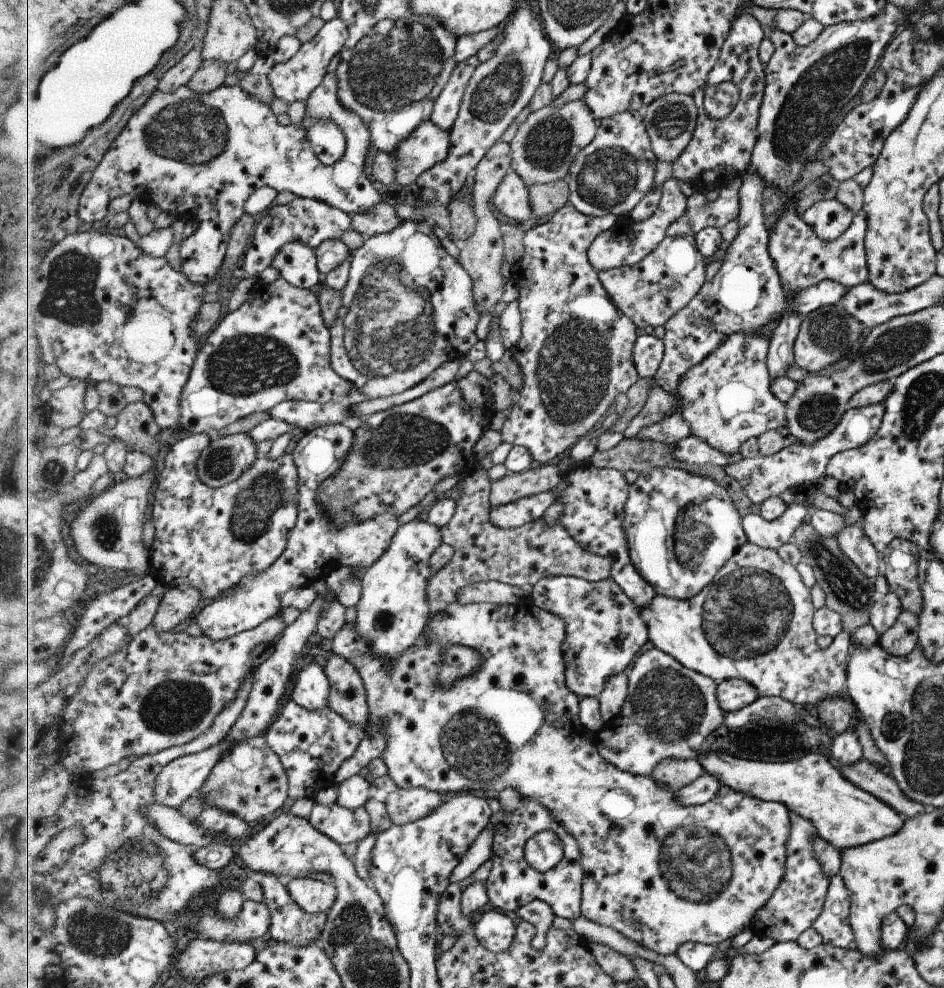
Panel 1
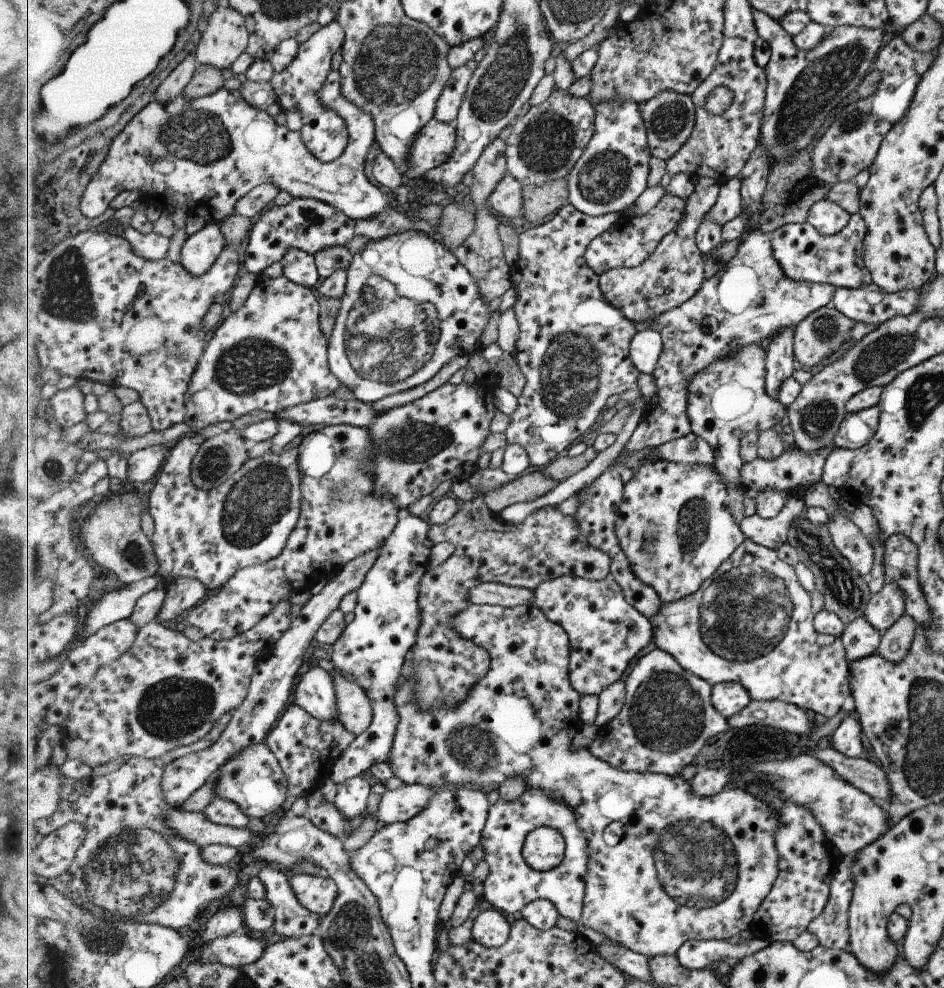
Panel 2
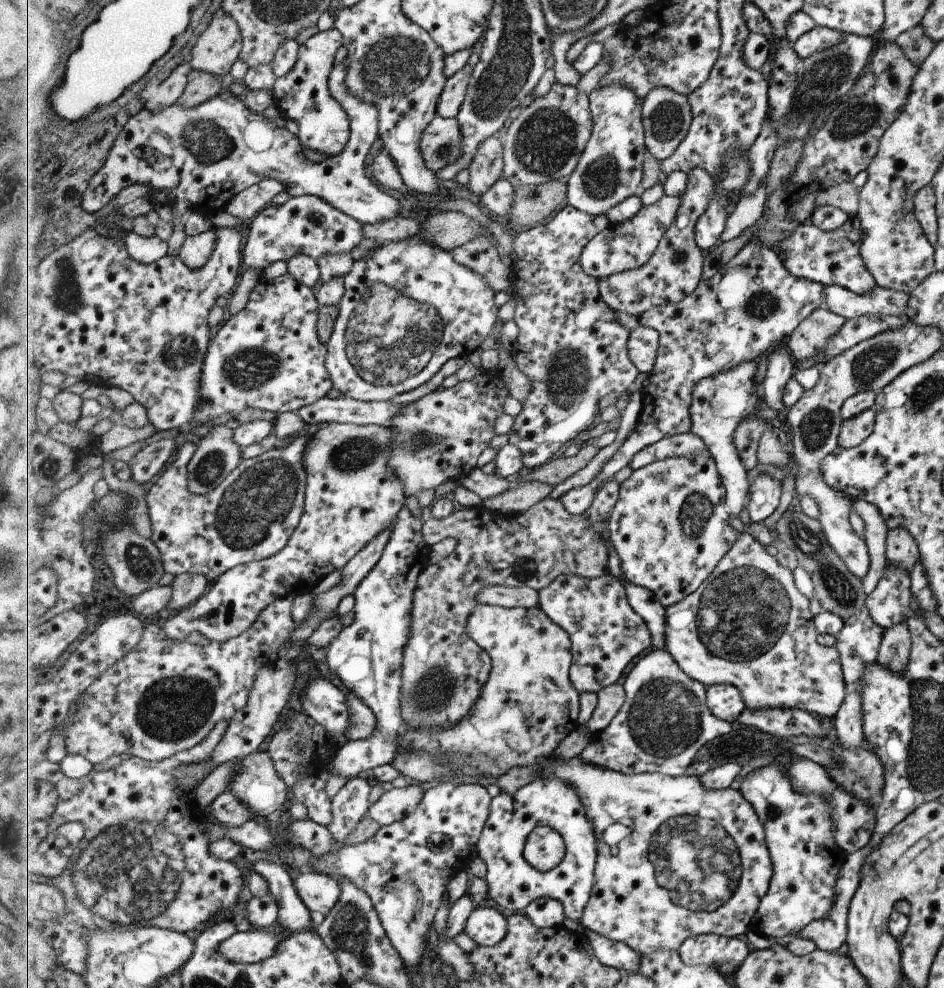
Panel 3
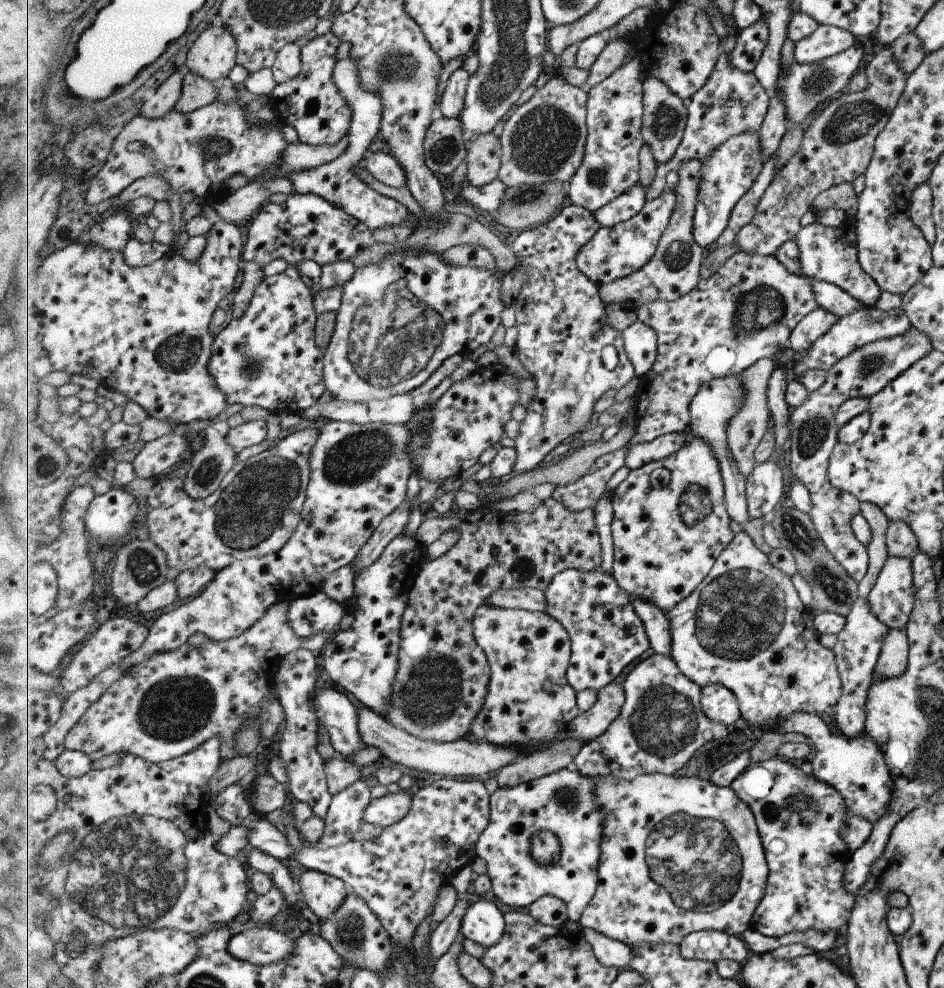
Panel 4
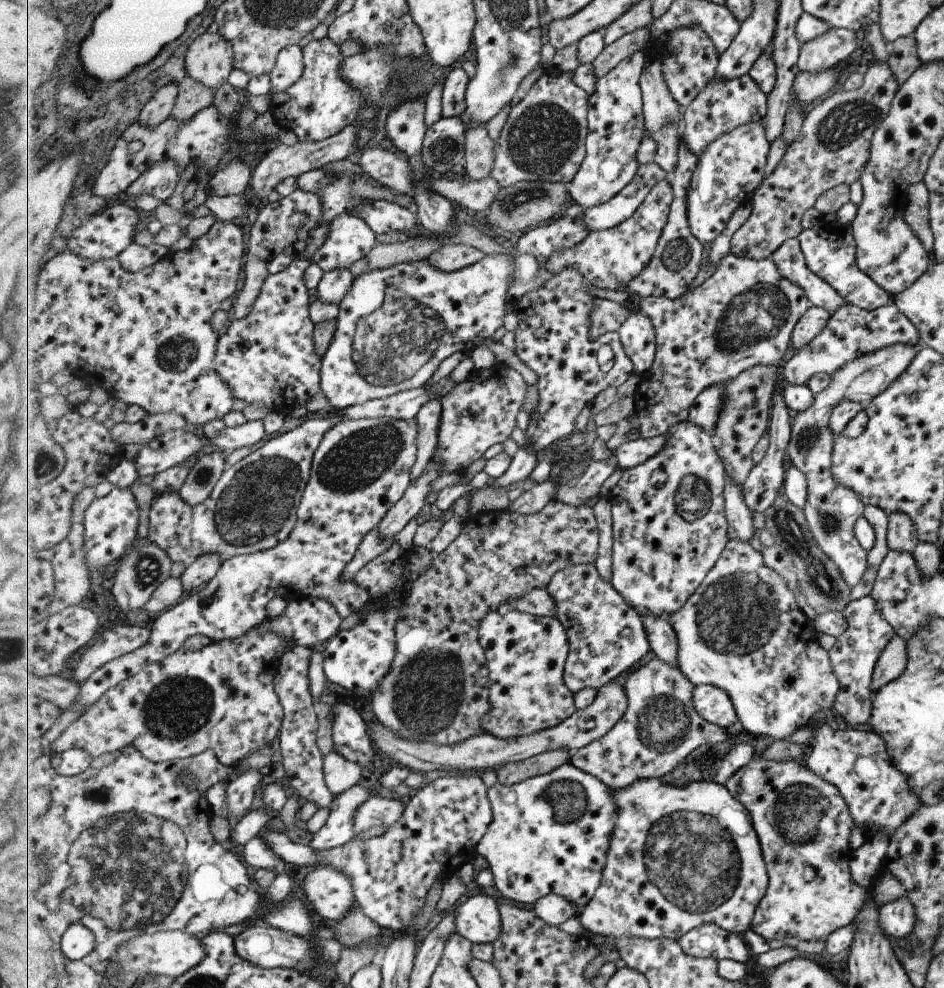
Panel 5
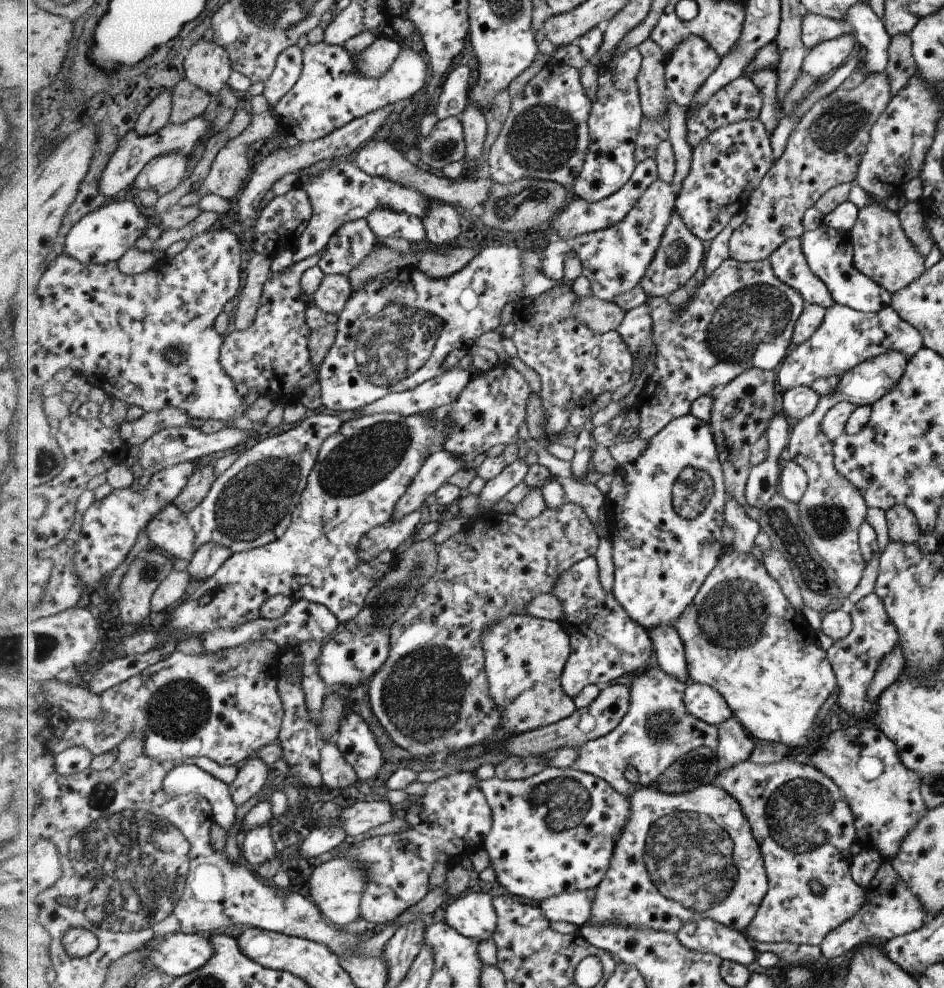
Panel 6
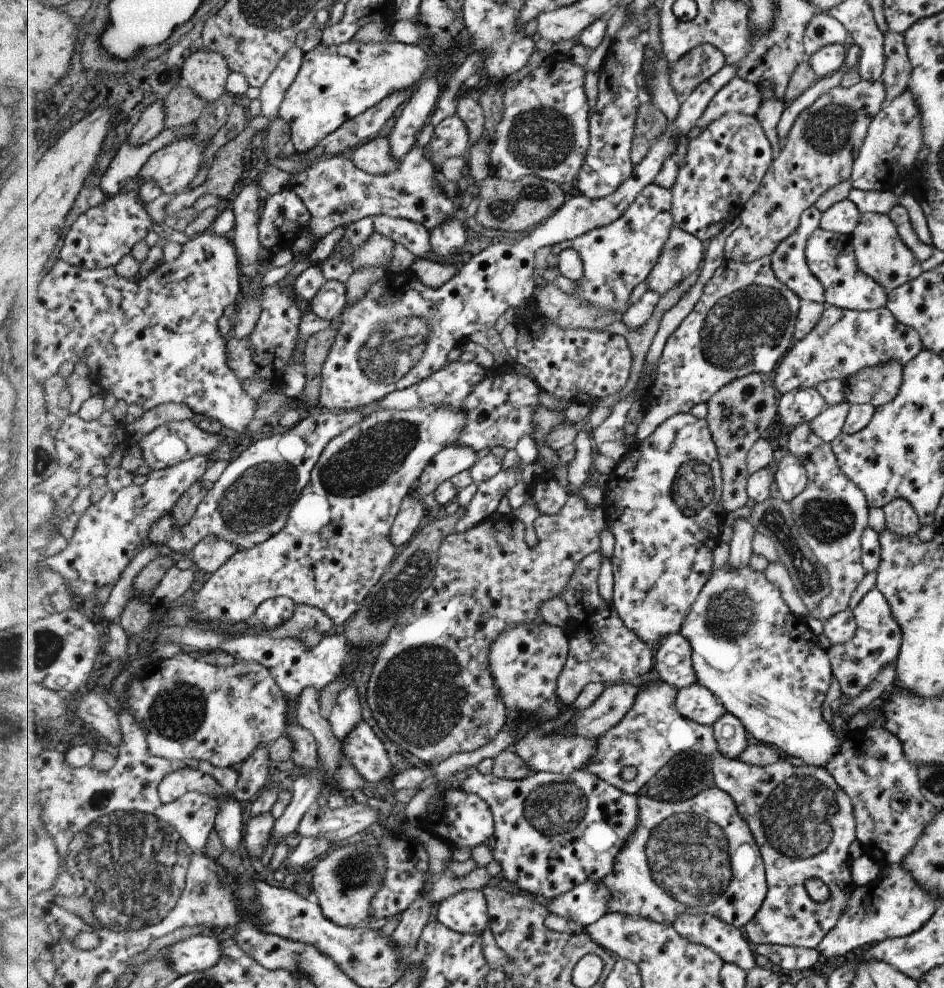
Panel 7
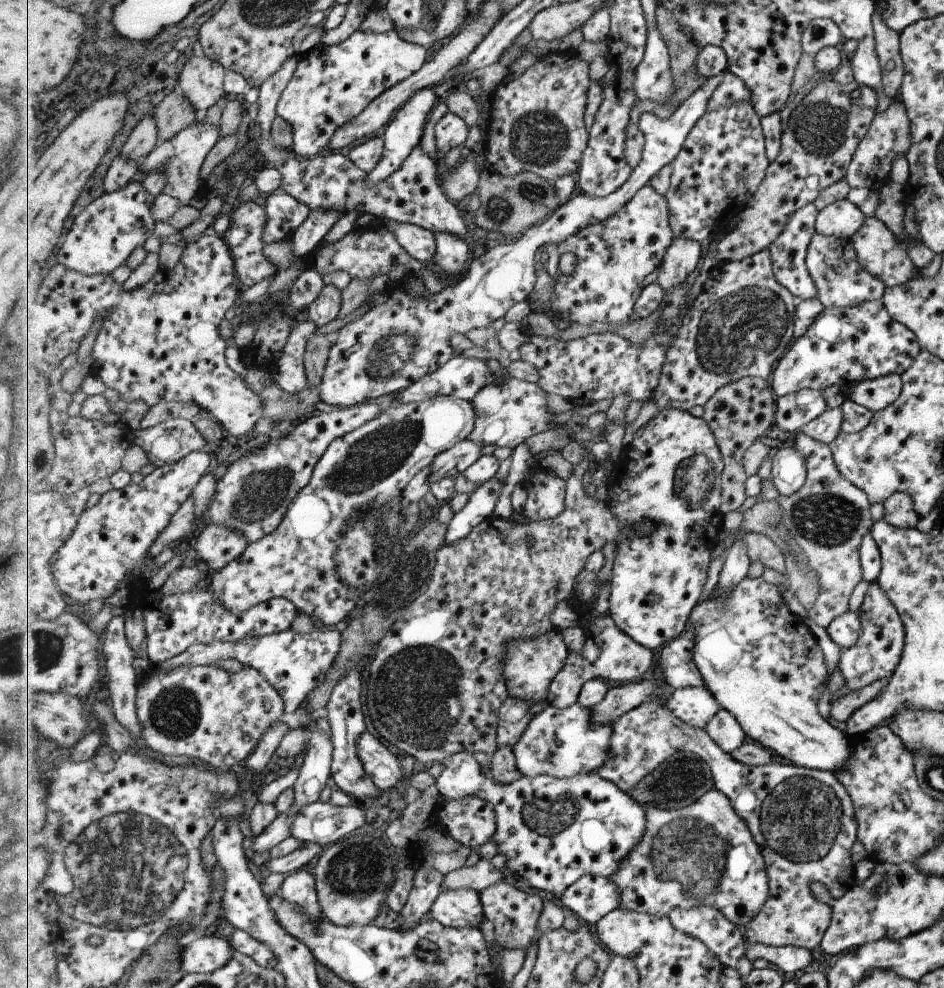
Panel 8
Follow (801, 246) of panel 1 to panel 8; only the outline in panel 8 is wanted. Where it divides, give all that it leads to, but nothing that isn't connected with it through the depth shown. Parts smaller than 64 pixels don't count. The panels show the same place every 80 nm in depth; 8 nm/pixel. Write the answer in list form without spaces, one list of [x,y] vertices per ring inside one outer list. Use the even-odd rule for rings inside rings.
[[[815,232],[807,245],[804,261],[817,289],[816,299],[824,308],[853,307],[865,301],[879,301],[886,289],[877,277],[860,267],[849,239]]]

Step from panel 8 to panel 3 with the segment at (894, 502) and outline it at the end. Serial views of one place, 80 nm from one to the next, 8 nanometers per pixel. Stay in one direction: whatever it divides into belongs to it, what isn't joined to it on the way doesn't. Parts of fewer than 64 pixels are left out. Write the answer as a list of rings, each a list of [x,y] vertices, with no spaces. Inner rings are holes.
[[[894,527],[887,530],[885,558],[887,566],[900,566],[907,574],[919,560],[917,545],[913,537],[905,529]]]

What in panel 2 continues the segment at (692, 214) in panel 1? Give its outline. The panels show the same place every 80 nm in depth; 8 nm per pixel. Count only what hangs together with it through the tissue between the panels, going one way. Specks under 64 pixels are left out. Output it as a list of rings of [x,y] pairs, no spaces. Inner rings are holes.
[[[731,179],[721,186],[715,206],[706,214],[708,221],[727,224],[730,220],[743,214],[744,202],[742,199],[742,179]]]

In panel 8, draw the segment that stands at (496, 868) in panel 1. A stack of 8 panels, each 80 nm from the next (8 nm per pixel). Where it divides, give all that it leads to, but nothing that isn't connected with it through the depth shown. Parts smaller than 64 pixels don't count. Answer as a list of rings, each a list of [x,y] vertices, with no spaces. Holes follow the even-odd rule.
[[[460,752],[448,758],[444,764],[437,778],[443,798],[453,800],[473,795],[489,801],[496,808],[498,829],[495,842],[499,854],[506,857],[506,868],[518,874],[533,888],[552,892],[557,897],[562,896],[585,875],[610,877],[621,868],[622,860],[641,842],[648,827],[645,806],[597,772],[564,779],[551,775],[533,778],[523,776],[515,782],[503,784],[481,772],[479,762],[473,758],[472,752]]]

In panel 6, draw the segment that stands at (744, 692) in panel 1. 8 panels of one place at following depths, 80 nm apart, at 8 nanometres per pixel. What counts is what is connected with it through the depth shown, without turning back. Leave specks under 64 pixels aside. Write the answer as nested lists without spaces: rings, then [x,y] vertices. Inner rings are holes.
[[[691,683],[686,689],[685,704],[697,718],[719,726],[734,717],[728,700],[712,686]]]

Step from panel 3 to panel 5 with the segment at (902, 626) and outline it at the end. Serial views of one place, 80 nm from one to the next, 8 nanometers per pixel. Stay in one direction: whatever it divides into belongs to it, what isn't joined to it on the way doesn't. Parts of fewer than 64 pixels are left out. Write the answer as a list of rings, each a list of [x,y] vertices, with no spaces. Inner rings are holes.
[[[895,633],[883,647],[874,664],[874,670],[870,678],[870,689],[872,692],[901,676],[905,665],[906,642]]]

